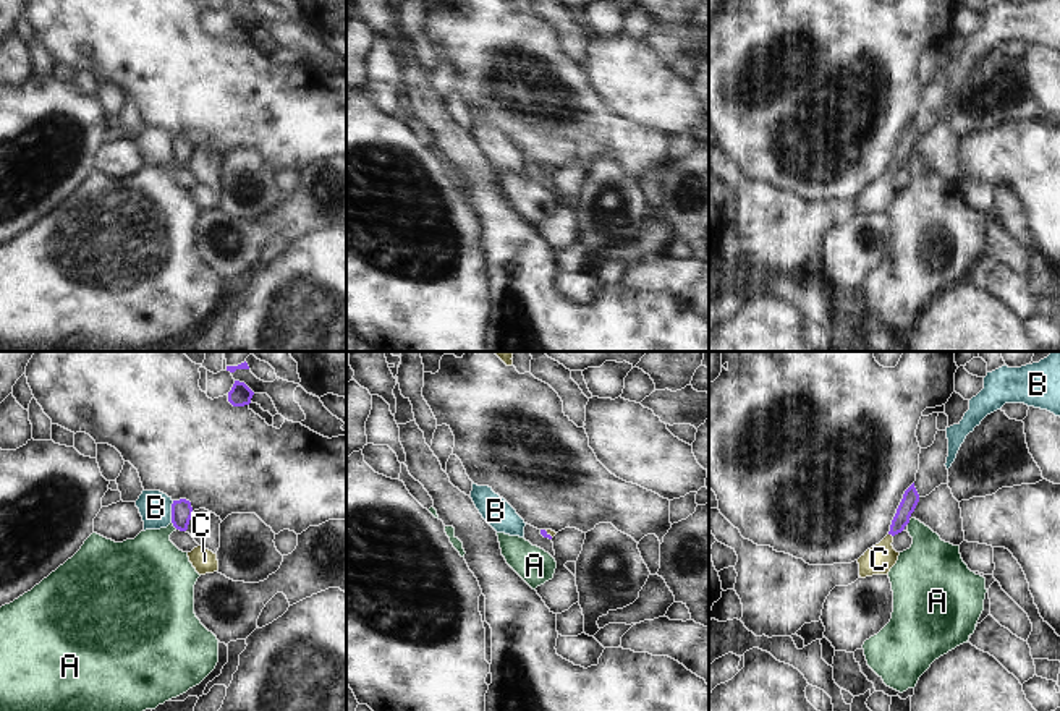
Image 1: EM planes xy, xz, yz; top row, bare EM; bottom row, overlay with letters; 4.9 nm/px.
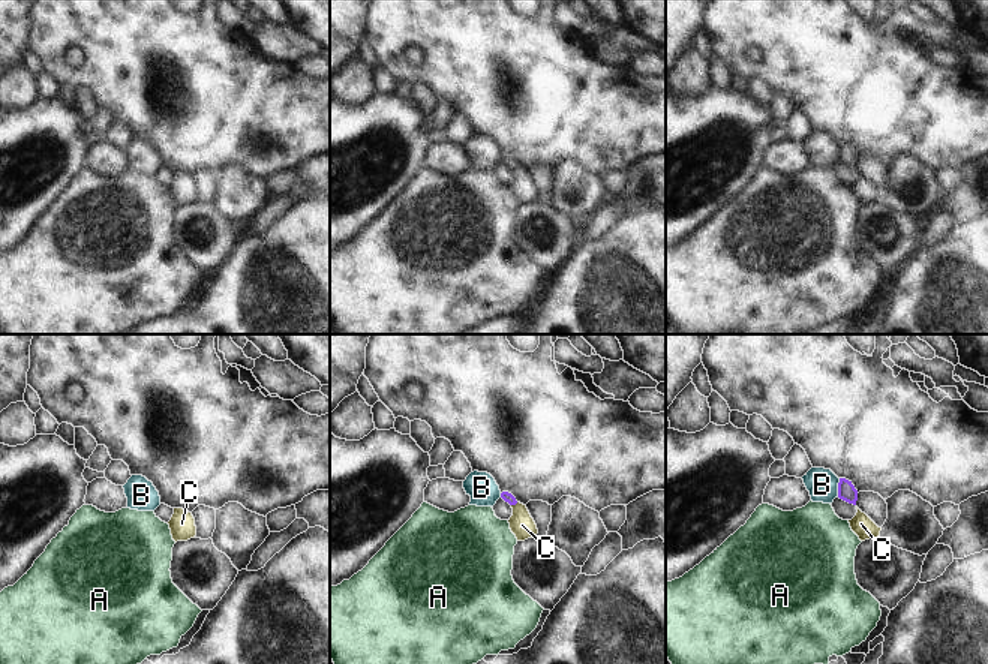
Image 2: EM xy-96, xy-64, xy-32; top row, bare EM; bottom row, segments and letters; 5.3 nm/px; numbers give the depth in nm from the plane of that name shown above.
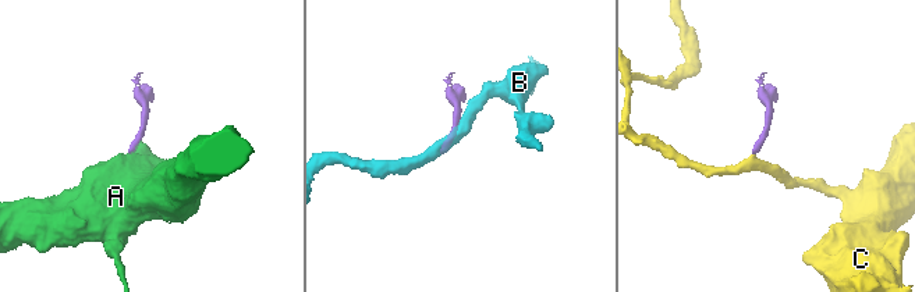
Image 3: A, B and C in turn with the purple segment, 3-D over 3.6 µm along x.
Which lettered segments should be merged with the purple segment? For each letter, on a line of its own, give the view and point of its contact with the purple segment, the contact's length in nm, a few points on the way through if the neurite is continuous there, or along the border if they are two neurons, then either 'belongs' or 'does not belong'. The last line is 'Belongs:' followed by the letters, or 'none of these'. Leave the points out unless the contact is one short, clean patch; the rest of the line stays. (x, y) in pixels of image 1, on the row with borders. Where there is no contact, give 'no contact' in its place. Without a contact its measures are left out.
A: xy (173, 525) | 50 nm | along xy (172, 522), (177, 528) | does not belong
B: xy (172, 512) | 110 nm | along xy (173, 501), (170, 522) | does not belong
C: yz (890, 533) | 30 nm | across yz (910, 499), (898, 525), (890, 533), (879, 559) | belongs
Belongs: C

